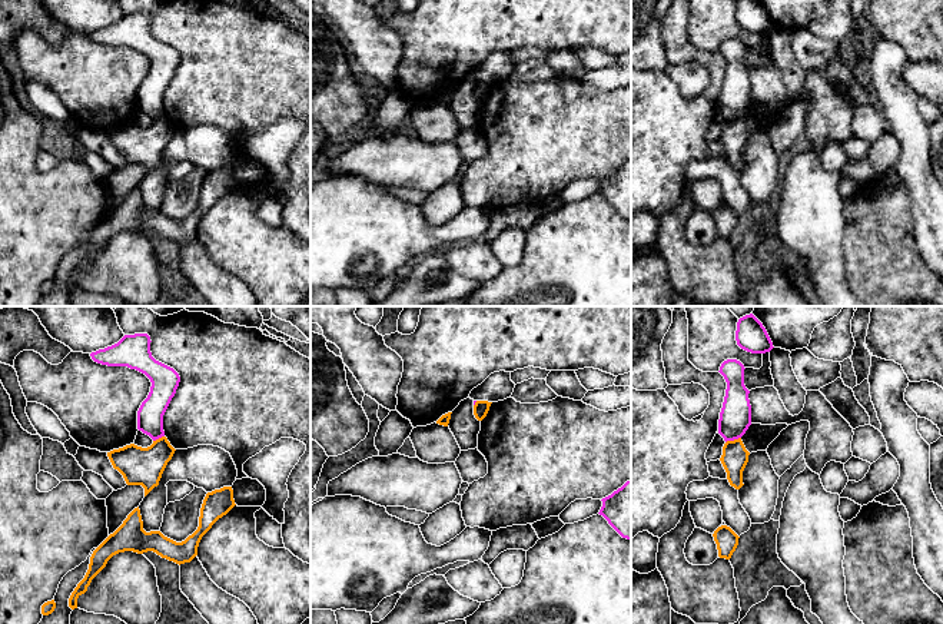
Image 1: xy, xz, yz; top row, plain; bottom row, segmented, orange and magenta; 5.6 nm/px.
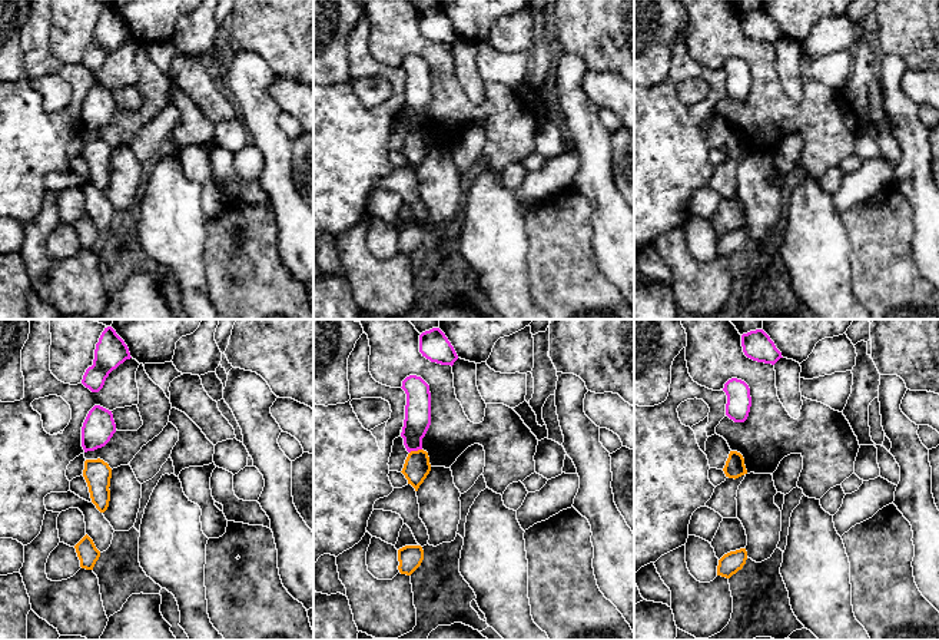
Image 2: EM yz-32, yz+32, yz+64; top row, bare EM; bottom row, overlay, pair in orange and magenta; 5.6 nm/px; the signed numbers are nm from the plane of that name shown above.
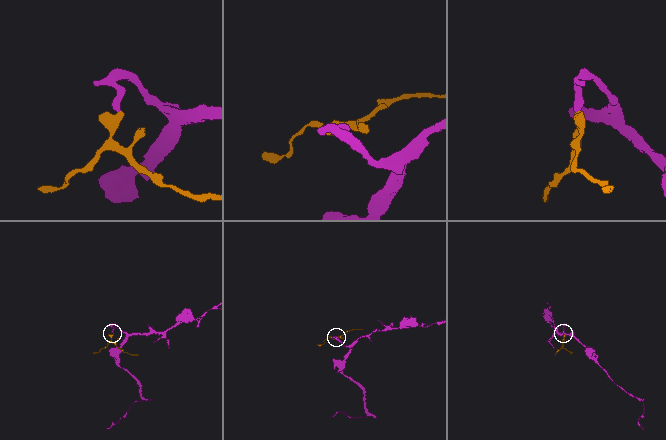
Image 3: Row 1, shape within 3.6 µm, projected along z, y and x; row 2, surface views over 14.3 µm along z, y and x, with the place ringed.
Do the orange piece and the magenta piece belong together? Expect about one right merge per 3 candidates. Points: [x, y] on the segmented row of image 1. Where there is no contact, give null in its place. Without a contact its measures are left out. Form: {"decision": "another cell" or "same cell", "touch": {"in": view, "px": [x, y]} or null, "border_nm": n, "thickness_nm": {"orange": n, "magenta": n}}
{"decision": "another cell", "touch": {"in": "yz", "px": [734, 440]}, "border_nm": 90, "thickness_nm": {"orange": 150, "magenta": 180}}

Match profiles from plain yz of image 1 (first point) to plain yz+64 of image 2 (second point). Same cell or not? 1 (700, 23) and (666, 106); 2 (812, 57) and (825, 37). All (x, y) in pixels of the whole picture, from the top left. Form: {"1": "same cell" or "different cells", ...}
{"1": "different cells", "2": "different cells"}

